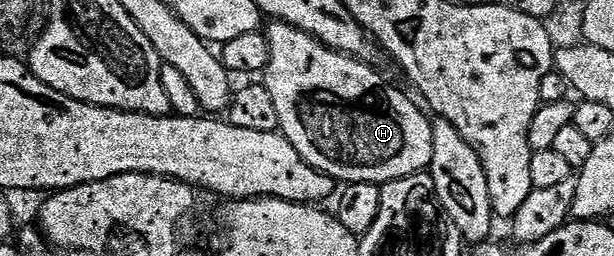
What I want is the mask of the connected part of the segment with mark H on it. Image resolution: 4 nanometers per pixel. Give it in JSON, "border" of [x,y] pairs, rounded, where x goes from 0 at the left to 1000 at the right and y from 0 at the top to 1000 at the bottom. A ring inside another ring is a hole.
{"border":[[[436,86],[432,133],[441,180],[432,332],[438,348],[438,379],[445,379],[445,410],[451,422],[454,512],[477,563],[484,598],[490,598],[497,633],[529,672],[542,707],[552,711],[554,699],[554,719],[559,723],[622,723],[642,699],[681,684],[700,656],[708,555],[704,469],[695,465],[697,438],[681,398],[676,406],[660,359],[648,355],[637,324],[629,324],[604,266],[603,242],[536,191],[503,129],[463,90]]]}

